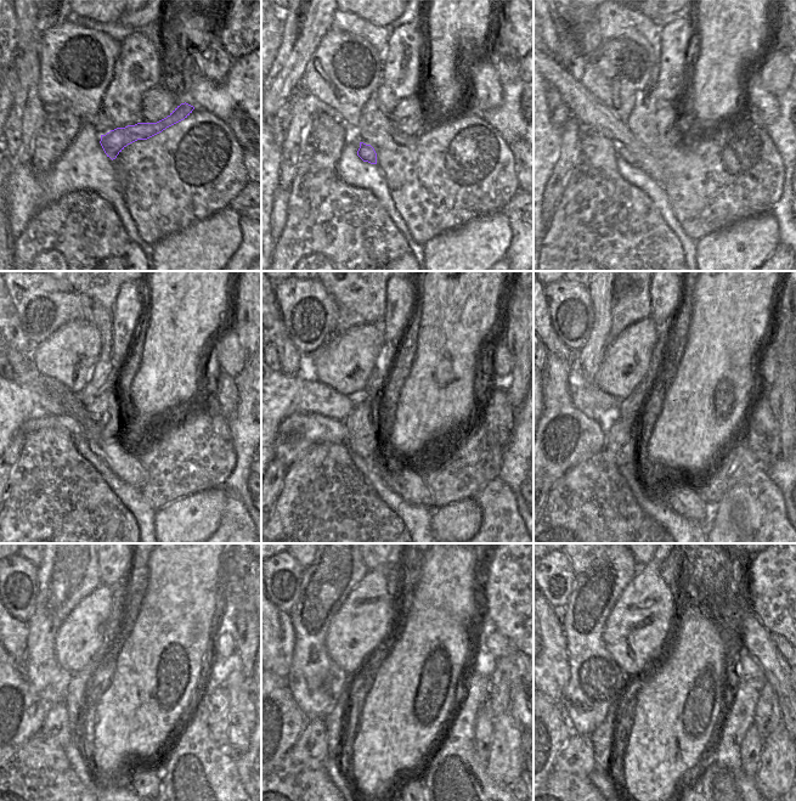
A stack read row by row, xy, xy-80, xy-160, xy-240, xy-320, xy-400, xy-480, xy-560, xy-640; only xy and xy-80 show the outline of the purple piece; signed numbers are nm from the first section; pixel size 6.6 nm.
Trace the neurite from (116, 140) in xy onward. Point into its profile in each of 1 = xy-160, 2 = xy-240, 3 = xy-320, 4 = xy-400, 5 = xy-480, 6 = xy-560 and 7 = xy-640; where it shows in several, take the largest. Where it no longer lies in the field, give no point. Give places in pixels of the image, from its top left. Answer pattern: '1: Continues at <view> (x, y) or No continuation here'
1: Continues at xy-160 (624, 153)
2: Continues at xy-240 (66, 422)
3: Continues at xy-320 (297, 434)
4: Continues at xy-400 (564, 436)
5: Continues at xy-480 (13, 714)
6: Continues at xy-560 (286, 722)
7: Continues at xy-640 (558, 731)

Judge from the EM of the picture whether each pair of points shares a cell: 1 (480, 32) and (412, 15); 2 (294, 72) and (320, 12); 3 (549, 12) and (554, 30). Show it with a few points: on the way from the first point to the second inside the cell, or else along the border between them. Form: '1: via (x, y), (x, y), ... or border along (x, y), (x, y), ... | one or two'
1: border along (425, 12), (423, 27) | two
2: via (294, 57), (305, 27) | one
3: via (549, 17), (551, 26) | one

